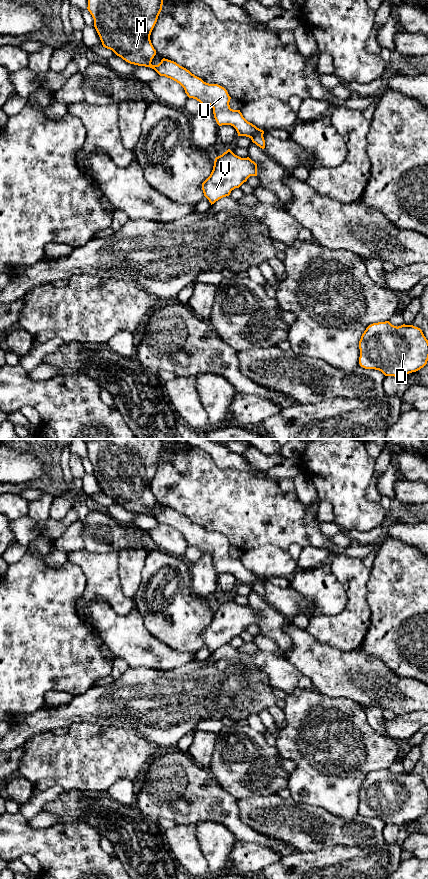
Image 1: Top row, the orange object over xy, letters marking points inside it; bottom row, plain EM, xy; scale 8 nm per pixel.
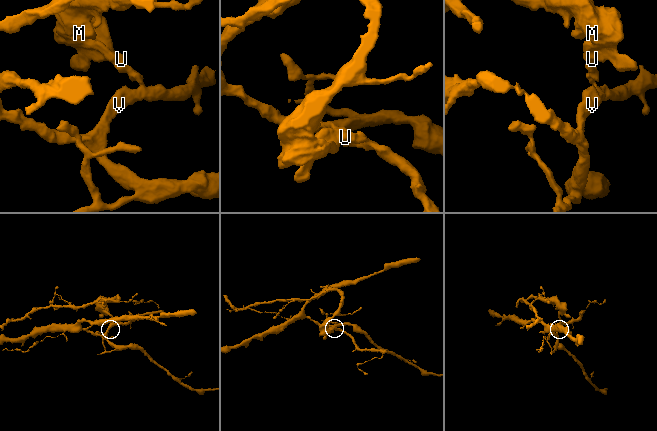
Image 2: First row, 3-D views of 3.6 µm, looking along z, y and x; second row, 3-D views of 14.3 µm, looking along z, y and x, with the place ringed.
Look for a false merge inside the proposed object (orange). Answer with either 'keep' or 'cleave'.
cleave

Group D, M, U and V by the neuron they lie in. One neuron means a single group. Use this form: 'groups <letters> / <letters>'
groups D V / M U

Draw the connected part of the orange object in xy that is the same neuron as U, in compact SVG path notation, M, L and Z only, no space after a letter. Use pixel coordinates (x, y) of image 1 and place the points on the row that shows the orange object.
M88 0L88 11L94 19L94 27L103 47L112 50L117 56L130 64L154 69L160 76L170 78L179 83L189 98L196 99L202 105L213 108L214 118L219 126L233 126L238 136L252 138L255 134L263 136L264 131L248 122L240 112L230 108L231 97L227 90L218 84L209 84L192 74L174 61L163 58L158 65L152 65L156 55L150 35L162 10L163 0Z

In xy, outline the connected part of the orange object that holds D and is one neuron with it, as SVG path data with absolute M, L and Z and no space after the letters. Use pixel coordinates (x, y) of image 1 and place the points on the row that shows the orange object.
M389 321L369 325L359 341L359 364L402 379L428 361L428 340L413 325L394 326Z

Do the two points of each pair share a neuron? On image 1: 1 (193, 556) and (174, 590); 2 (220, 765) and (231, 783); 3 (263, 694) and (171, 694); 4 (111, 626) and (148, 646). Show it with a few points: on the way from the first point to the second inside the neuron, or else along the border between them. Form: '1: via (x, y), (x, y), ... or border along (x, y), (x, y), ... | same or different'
1: border along (182, 558), (189, 565) | different
2: via (224, 769), (231, 776), (231, 779) | same
3: via (240, 693), (194, 693) | same
4: via (120, 634), (126, 636), (136, 646), (139, 646) | same

